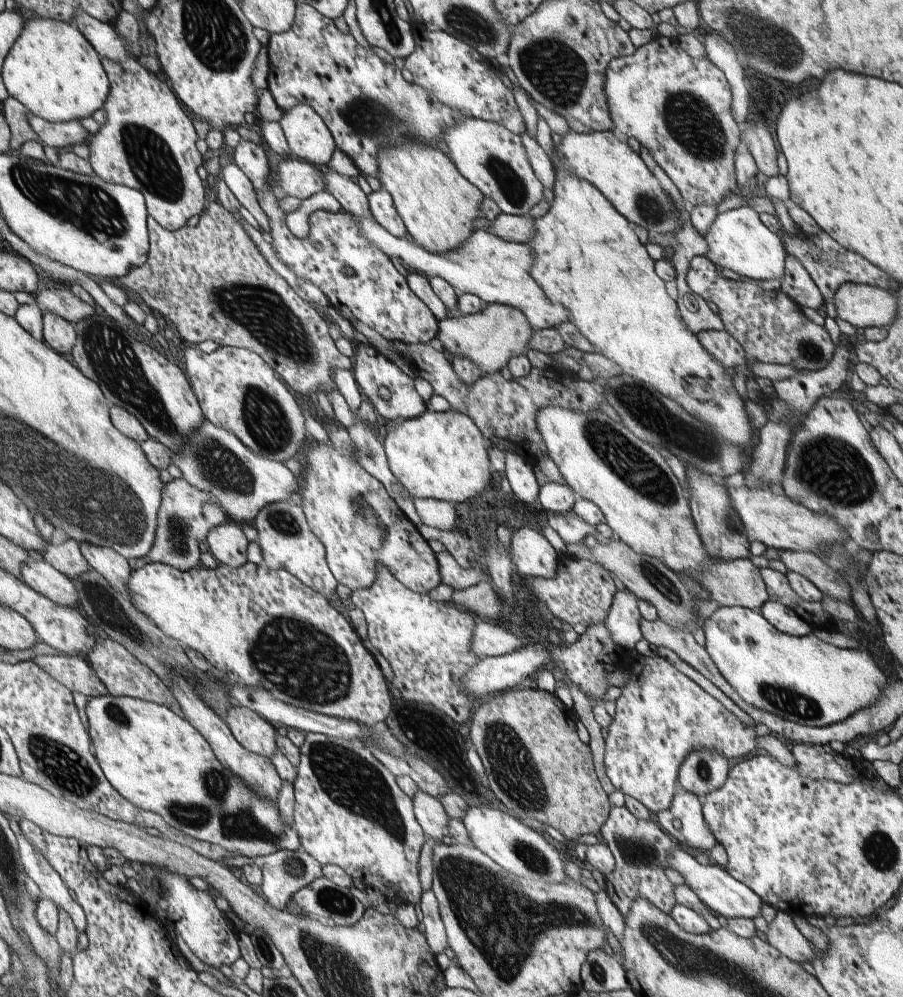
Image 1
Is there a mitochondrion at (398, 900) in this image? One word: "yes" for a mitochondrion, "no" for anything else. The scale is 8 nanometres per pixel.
no

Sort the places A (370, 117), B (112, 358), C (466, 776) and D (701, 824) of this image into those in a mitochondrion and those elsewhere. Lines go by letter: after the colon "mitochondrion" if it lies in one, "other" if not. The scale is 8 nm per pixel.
A: mitochondrion
B: mitochondrion
C: mitochondrion
D: other

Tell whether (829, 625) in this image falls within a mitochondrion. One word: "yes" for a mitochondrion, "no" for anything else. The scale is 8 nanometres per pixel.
no

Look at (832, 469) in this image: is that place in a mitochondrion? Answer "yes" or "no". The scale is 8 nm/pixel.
yes

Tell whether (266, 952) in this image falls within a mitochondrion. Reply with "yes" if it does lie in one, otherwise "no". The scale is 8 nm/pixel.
yes

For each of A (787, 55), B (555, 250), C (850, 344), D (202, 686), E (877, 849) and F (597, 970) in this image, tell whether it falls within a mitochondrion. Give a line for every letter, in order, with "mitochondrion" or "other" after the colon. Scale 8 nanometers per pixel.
A: mitochondrion
B: other
C: other
D: mitochondrion
E: mitochondrion
F: mitochondrion

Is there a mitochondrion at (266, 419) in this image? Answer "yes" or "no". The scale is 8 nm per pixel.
yes

